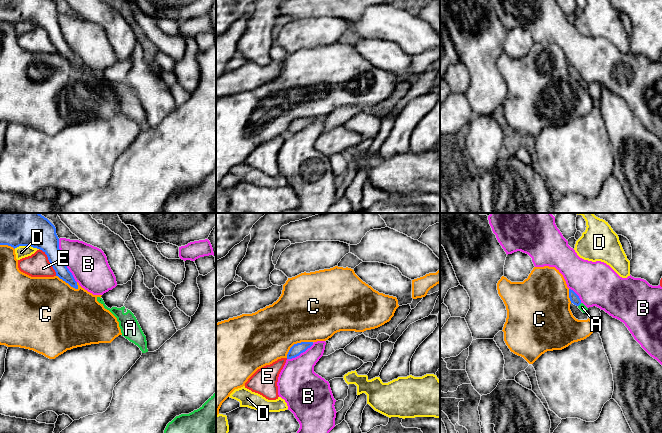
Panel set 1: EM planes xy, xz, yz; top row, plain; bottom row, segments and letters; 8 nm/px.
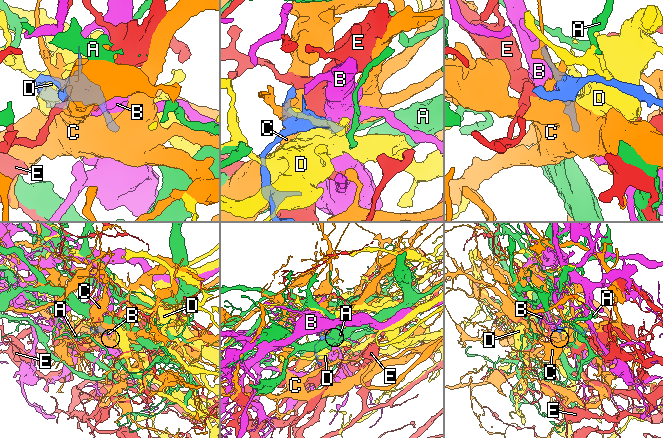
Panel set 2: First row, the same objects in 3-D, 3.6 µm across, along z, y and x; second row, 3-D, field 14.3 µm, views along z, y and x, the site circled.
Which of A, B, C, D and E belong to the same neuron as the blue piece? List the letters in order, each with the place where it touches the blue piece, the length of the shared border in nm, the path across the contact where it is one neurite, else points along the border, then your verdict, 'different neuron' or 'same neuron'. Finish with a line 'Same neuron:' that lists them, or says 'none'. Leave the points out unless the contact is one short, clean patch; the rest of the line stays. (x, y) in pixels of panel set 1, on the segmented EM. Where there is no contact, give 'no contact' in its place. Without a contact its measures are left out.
A: contact yz (579, 304); length 40 nm; way yz (574, 298), (579, 304), (582, 307); same neuron
B: contact xy (62, 261); length 380 nm; different neuron
C: contact xz (297, 343); length 260 nm; different neuron
D: contact xy (26, 245); length 200 nm; different neuron
E: contact xy (49, 261); length 260 nm; different neuron
Same neuron: A

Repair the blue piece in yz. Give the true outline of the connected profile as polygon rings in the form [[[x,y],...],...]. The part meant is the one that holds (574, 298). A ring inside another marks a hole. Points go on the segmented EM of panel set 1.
[[[569,289],[569,298],[571,303],[576,305],[583,313],[587,313],[588,308],[581,302],[579,296],[571,289]]]

